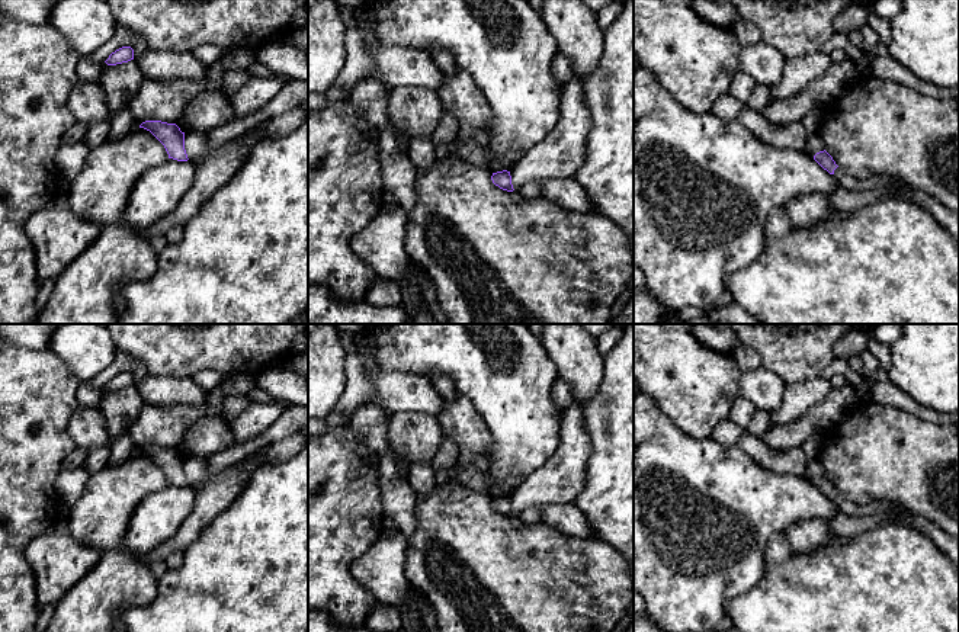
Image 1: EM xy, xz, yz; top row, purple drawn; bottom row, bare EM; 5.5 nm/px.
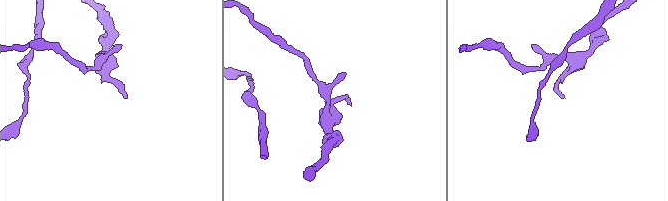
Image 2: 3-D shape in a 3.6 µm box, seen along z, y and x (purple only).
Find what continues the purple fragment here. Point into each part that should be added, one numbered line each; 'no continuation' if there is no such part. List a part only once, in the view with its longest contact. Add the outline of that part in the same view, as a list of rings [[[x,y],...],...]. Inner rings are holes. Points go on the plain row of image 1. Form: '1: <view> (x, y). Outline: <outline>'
no continuation

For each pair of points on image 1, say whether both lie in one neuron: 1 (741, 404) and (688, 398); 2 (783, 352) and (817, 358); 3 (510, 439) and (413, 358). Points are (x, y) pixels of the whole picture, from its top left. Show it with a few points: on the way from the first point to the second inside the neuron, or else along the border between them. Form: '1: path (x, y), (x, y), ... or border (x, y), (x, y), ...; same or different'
1: border (738, 395), (727, 417); different
2: path (792, 352), (808, 352); same
3: path (503, 410), (451, 358), (442, 358); same

